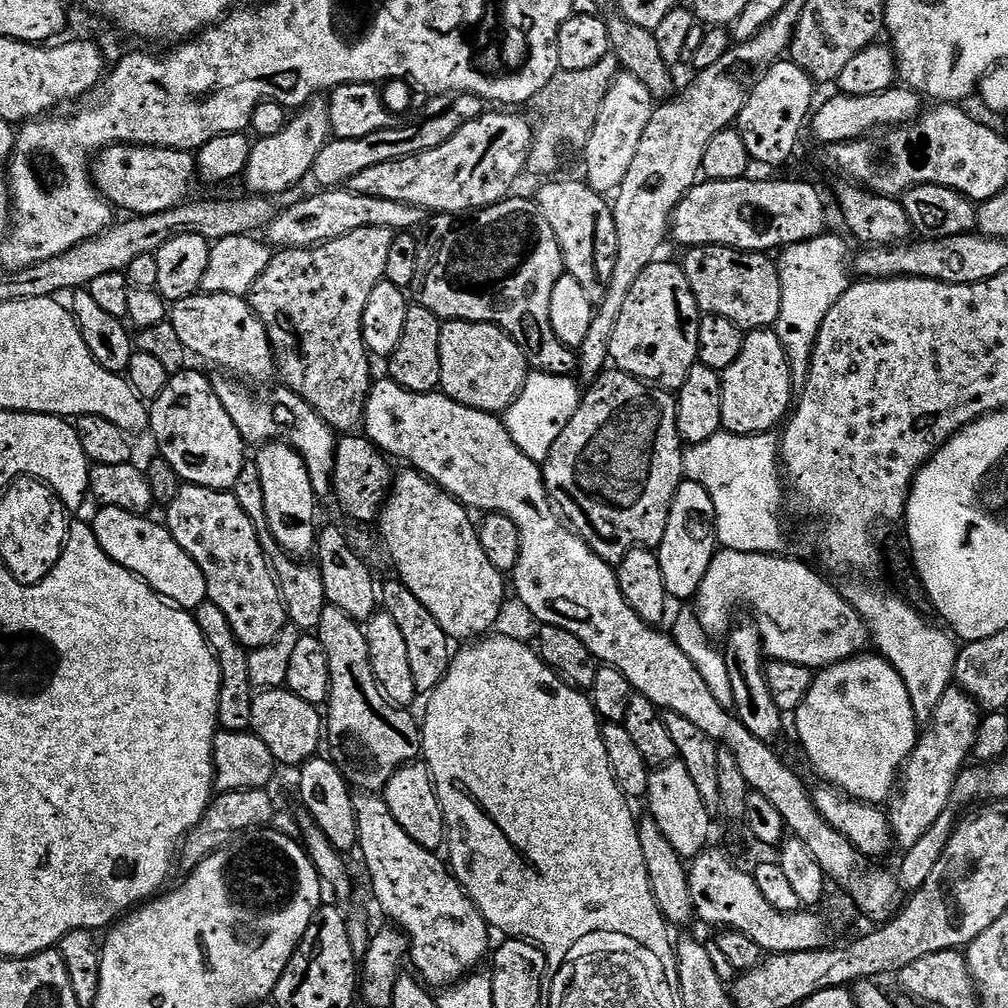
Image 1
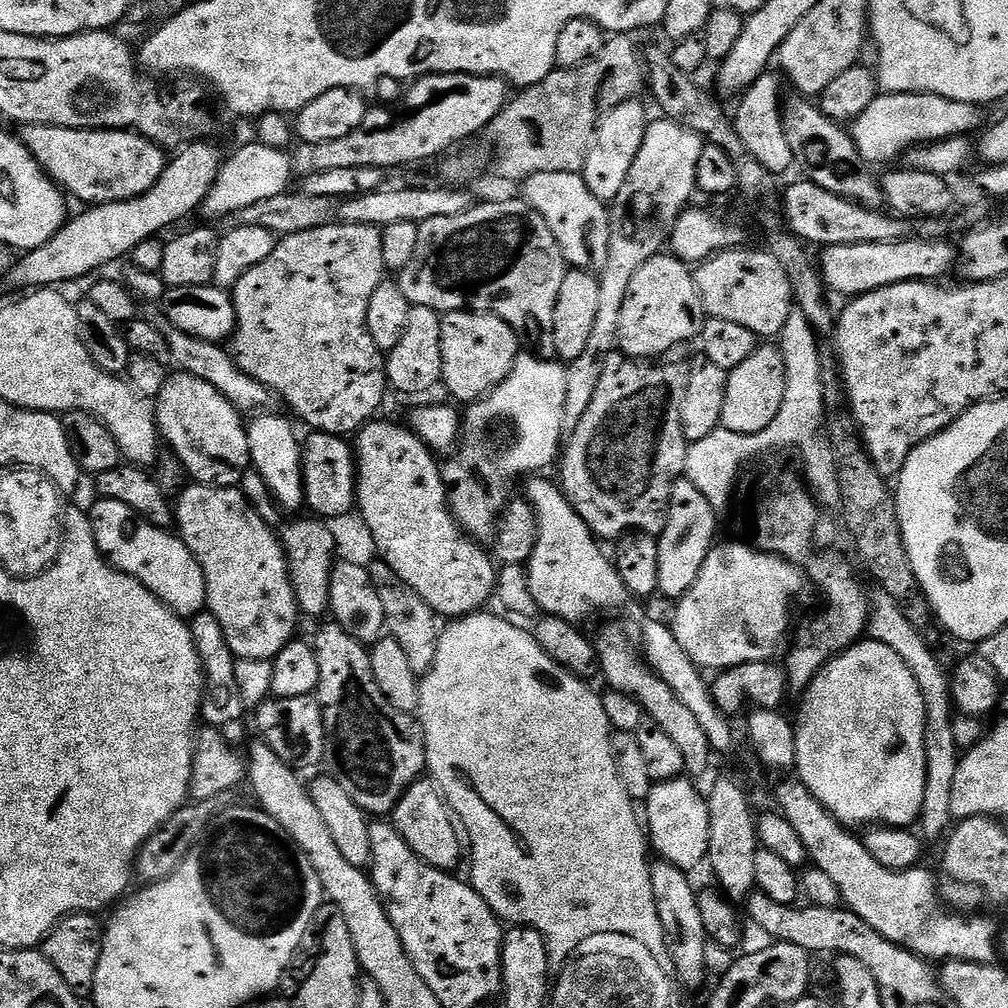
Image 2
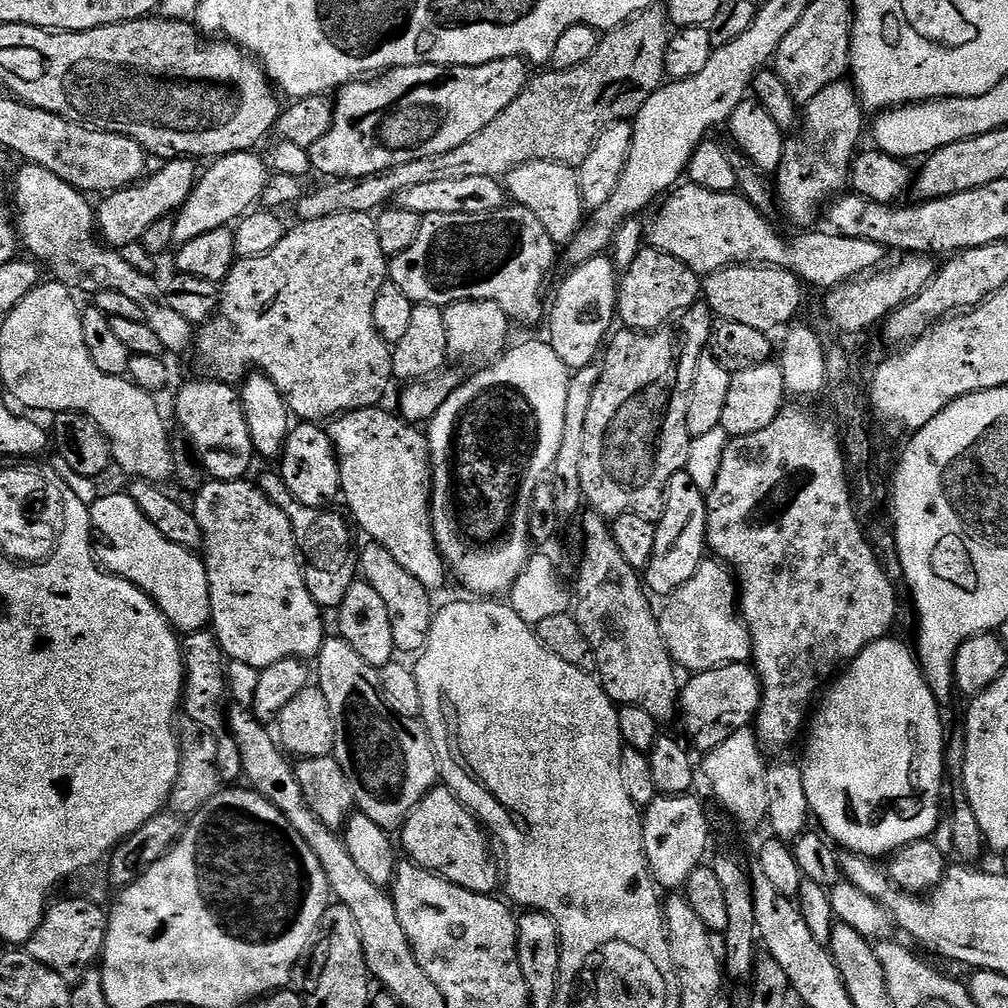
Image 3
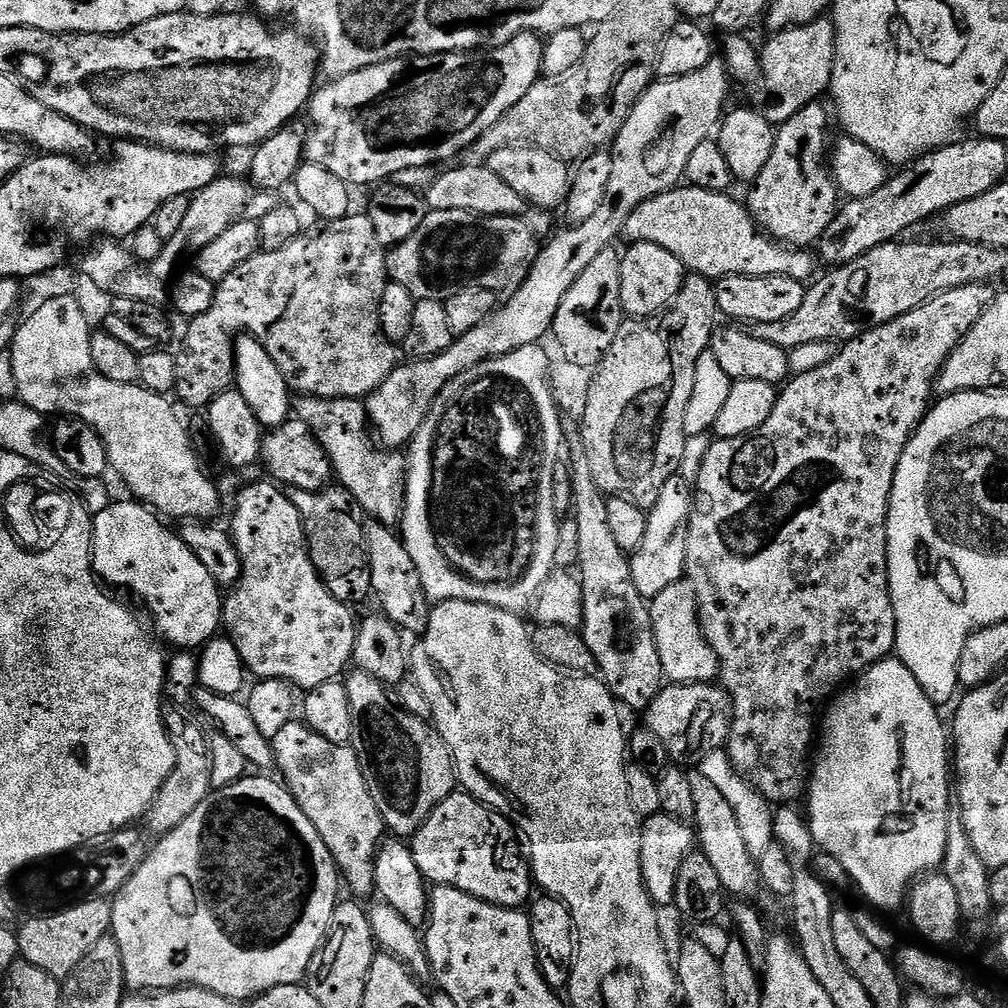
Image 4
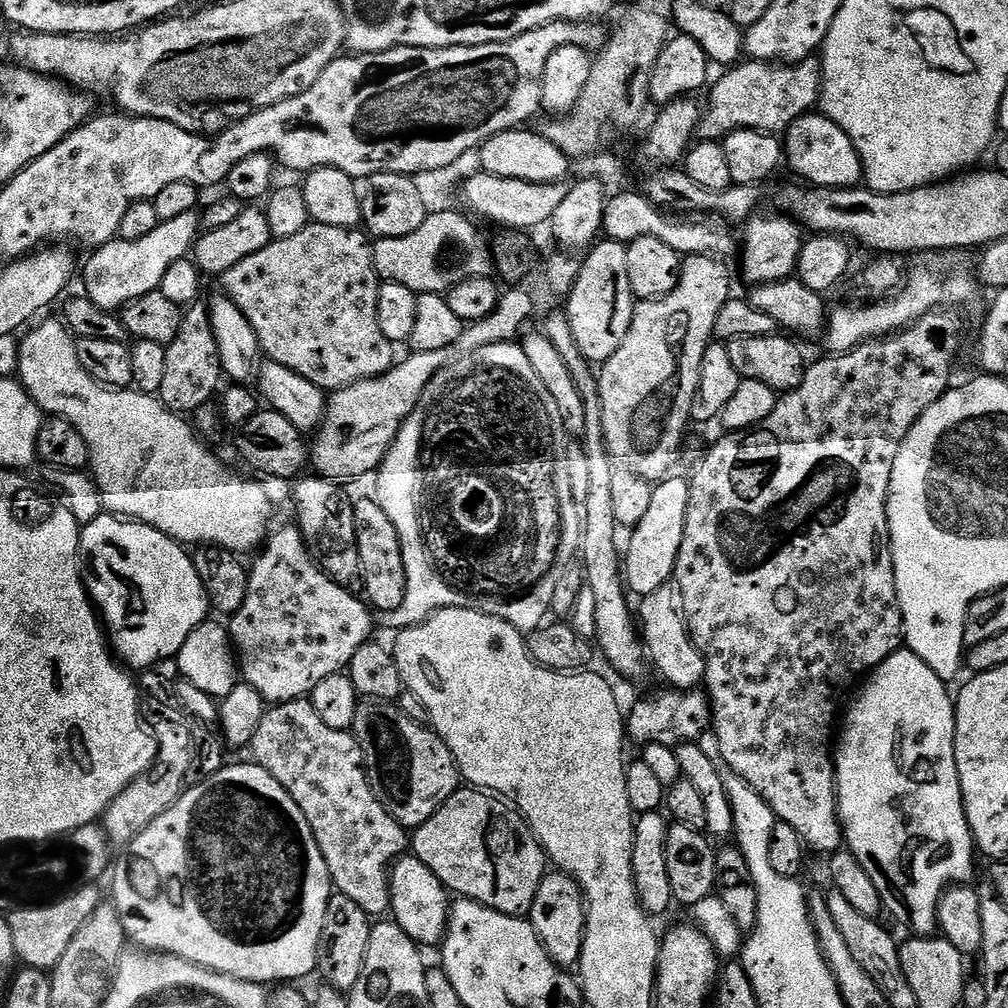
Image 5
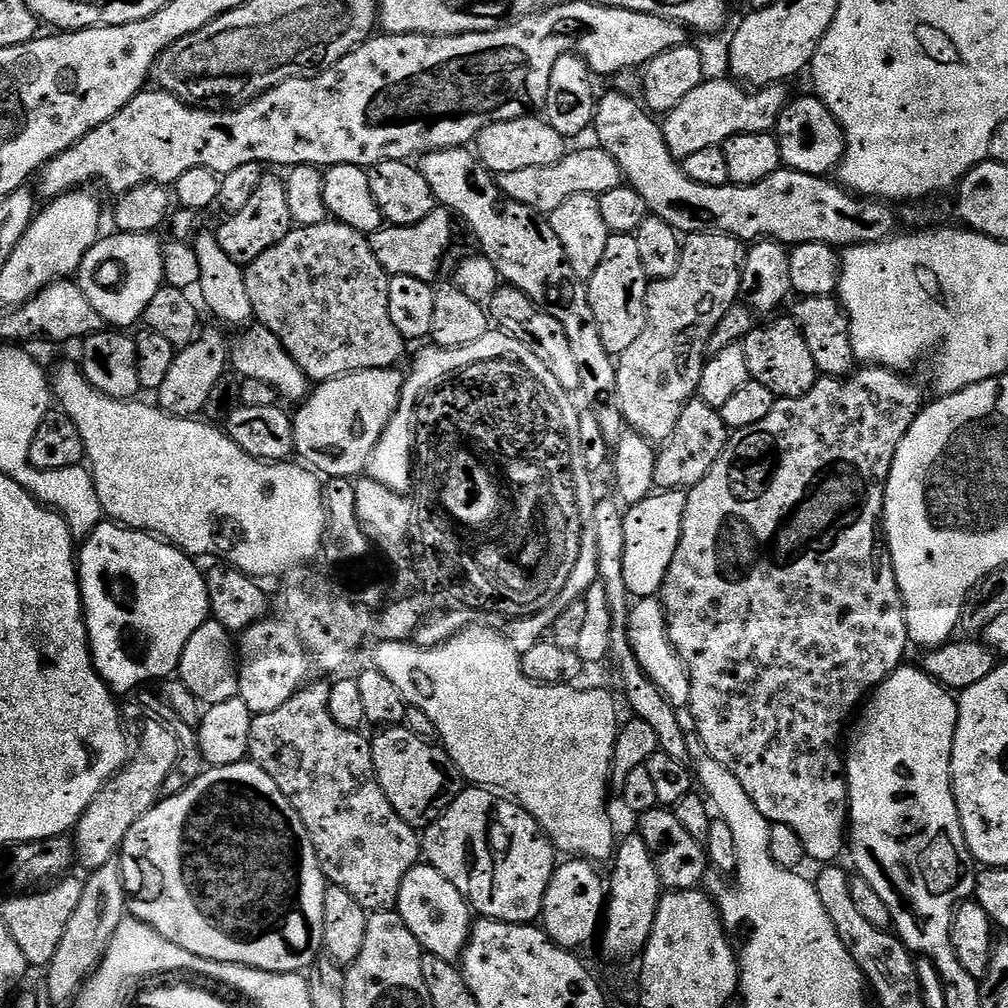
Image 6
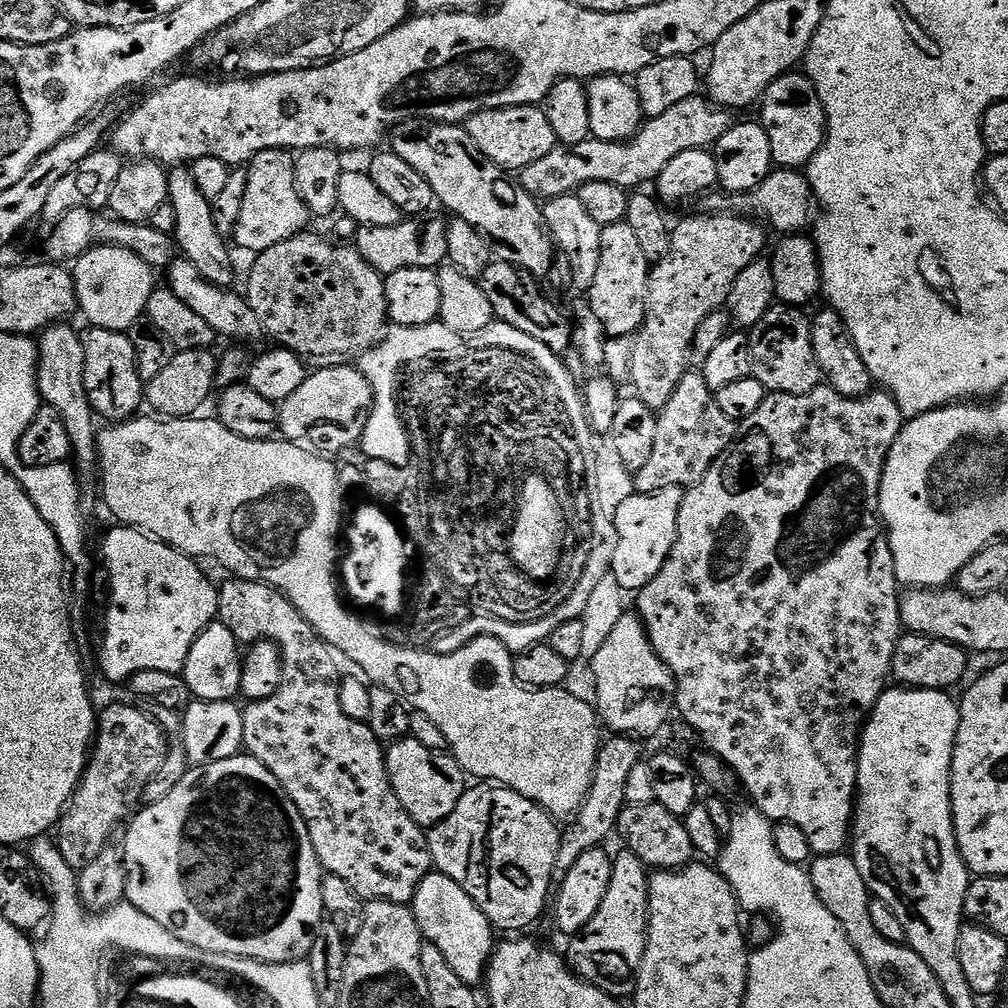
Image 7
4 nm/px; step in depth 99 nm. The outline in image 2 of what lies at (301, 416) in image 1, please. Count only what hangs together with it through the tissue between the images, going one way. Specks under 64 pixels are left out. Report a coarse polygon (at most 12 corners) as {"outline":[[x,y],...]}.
{"outline":[[160,329],[172,364],[250,414],[272,399],[219,343]]}

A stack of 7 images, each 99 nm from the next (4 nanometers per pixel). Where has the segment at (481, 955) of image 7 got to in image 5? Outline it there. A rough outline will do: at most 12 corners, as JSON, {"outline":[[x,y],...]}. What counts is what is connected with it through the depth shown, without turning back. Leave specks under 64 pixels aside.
{"outline":[[418,857],[390,873],[391,919],[417,946],[448,929],[450,893]]}

